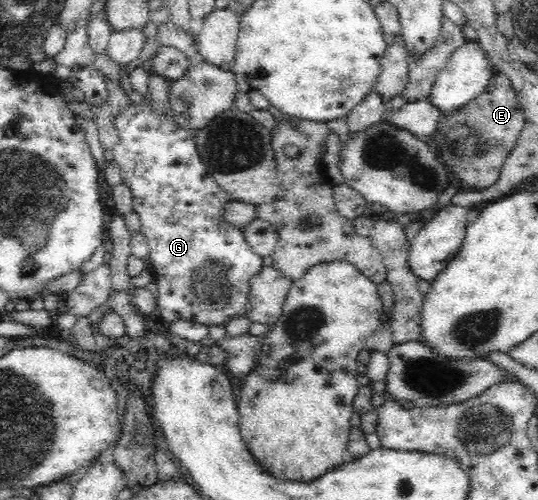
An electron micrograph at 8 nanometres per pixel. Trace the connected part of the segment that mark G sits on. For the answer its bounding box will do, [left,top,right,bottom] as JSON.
[111,87,263,326]

